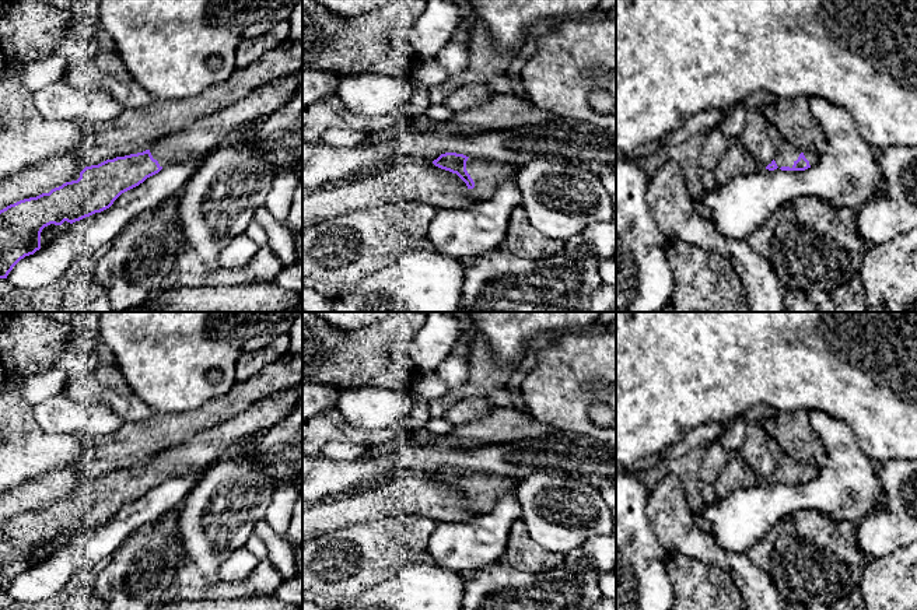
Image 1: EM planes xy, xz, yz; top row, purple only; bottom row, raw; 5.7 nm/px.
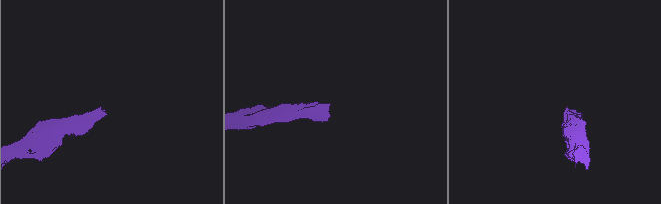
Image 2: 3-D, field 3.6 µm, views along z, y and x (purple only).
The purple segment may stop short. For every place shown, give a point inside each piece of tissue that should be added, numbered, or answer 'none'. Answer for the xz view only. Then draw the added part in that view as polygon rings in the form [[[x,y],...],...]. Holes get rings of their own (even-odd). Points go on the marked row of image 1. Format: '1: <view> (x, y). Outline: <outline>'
1: xz (487, 175). Outline: [[[468,158],[466,171],[475,182],[468,190],[468,197],[482,201],[493,196],[505,180],[514,180],[519,165],[510,162],[494,162],[480,158]]]

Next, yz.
1: yz (786, 154). Outline: [[[774,126],[767,127],[767,133],[770,140],[776,146],[776,157],[774,161],[778,168],[790,166],[792,168],[794,162],[798,159],[799,151],[798,148],[792,147],[778,132]]]

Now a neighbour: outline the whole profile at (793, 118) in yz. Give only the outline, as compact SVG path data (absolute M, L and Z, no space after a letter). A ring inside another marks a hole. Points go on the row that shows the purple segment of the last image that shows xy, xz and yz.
M809 98L777 99L762 109L767 123L799 151L813 151L819 158L827 152L827 141L820 123L809 108Z

